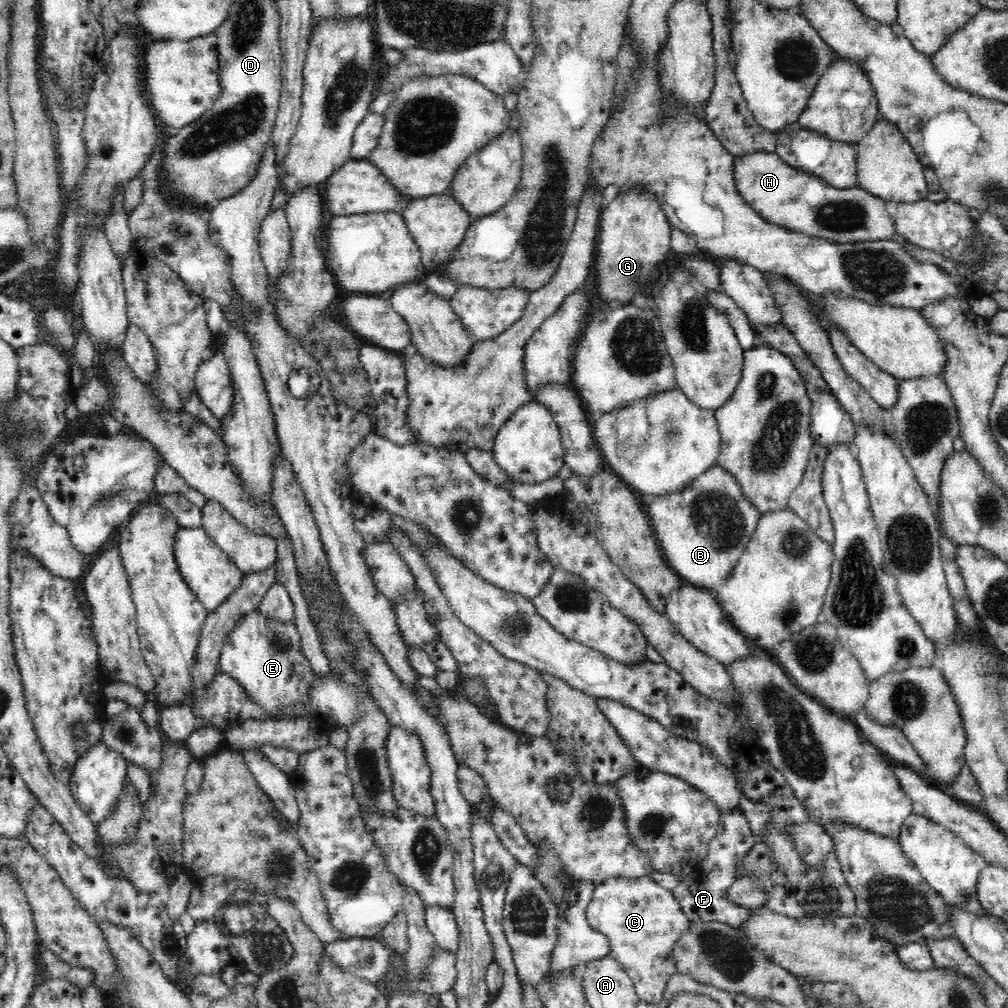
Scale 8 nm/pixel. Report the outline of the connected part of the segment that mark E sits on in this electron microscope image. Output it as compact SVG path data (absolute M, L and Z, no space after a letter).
M259 610L239 618L221 646L219 668L236 679L252 699L272 718L306 718L308 689L315 672L306 658L297 626L268 618Z

